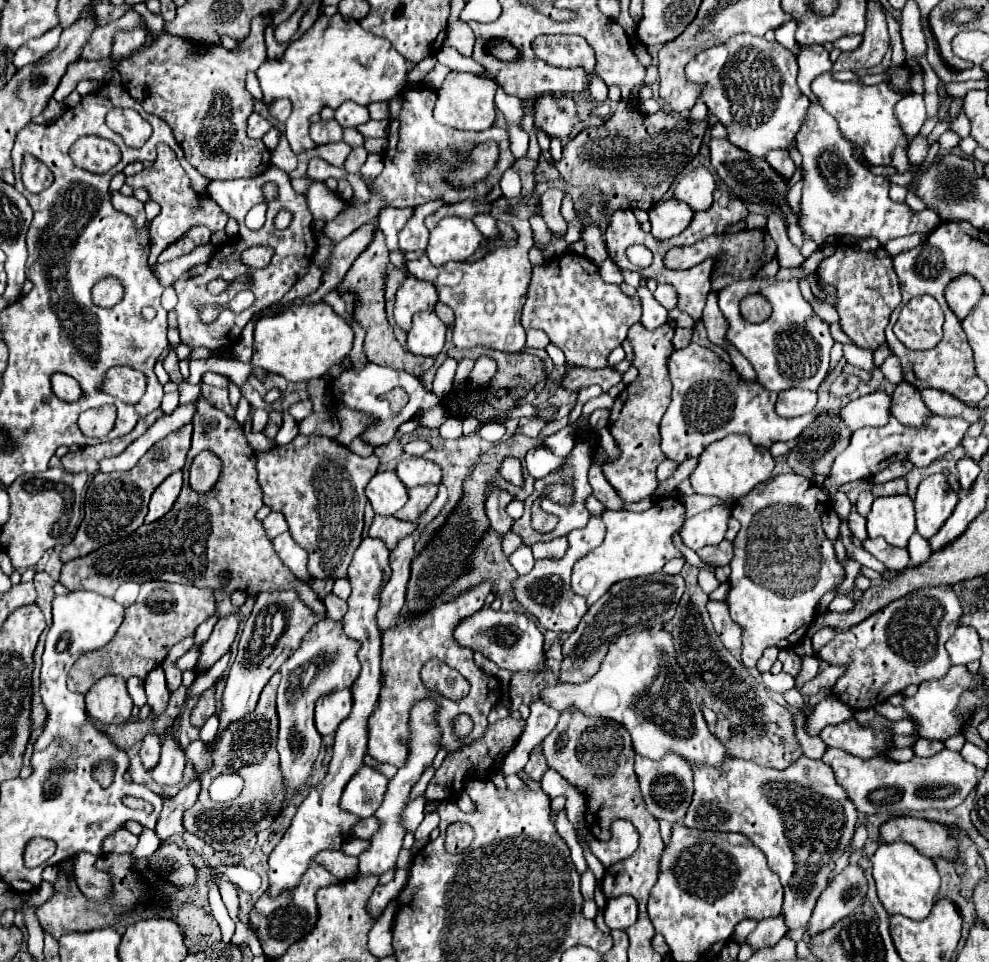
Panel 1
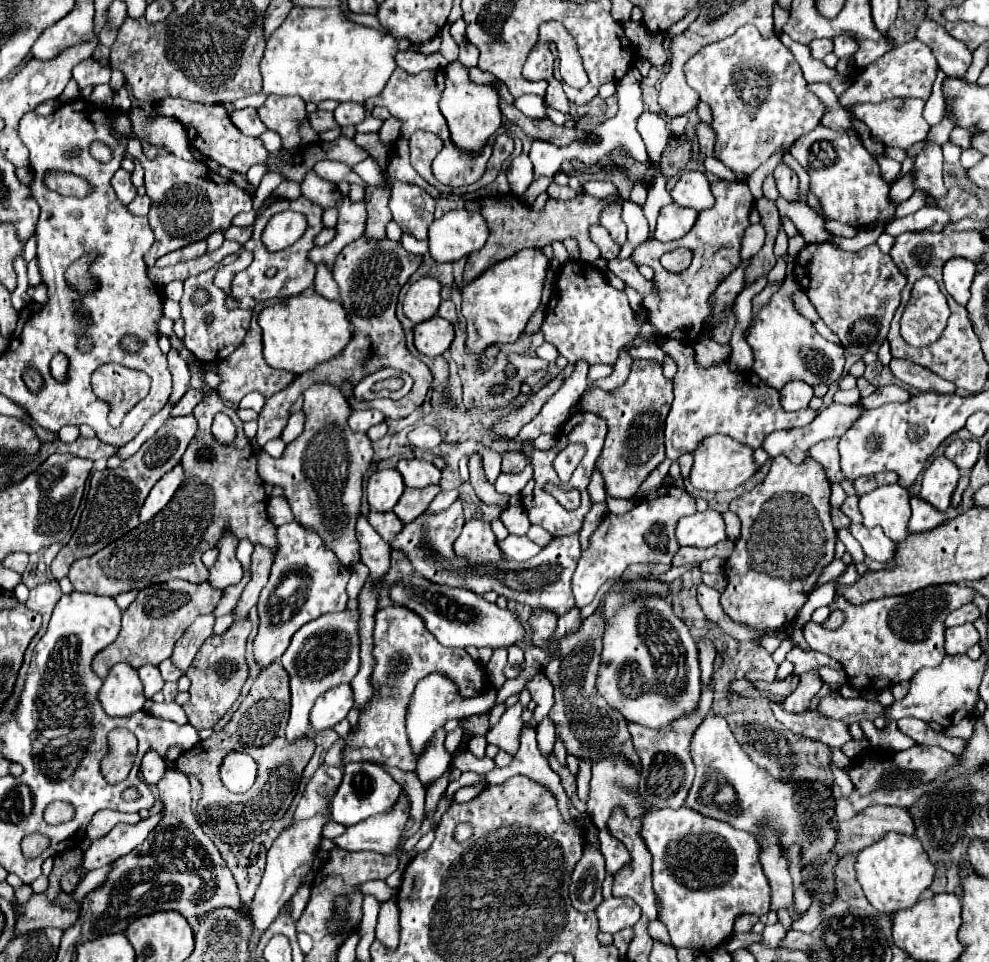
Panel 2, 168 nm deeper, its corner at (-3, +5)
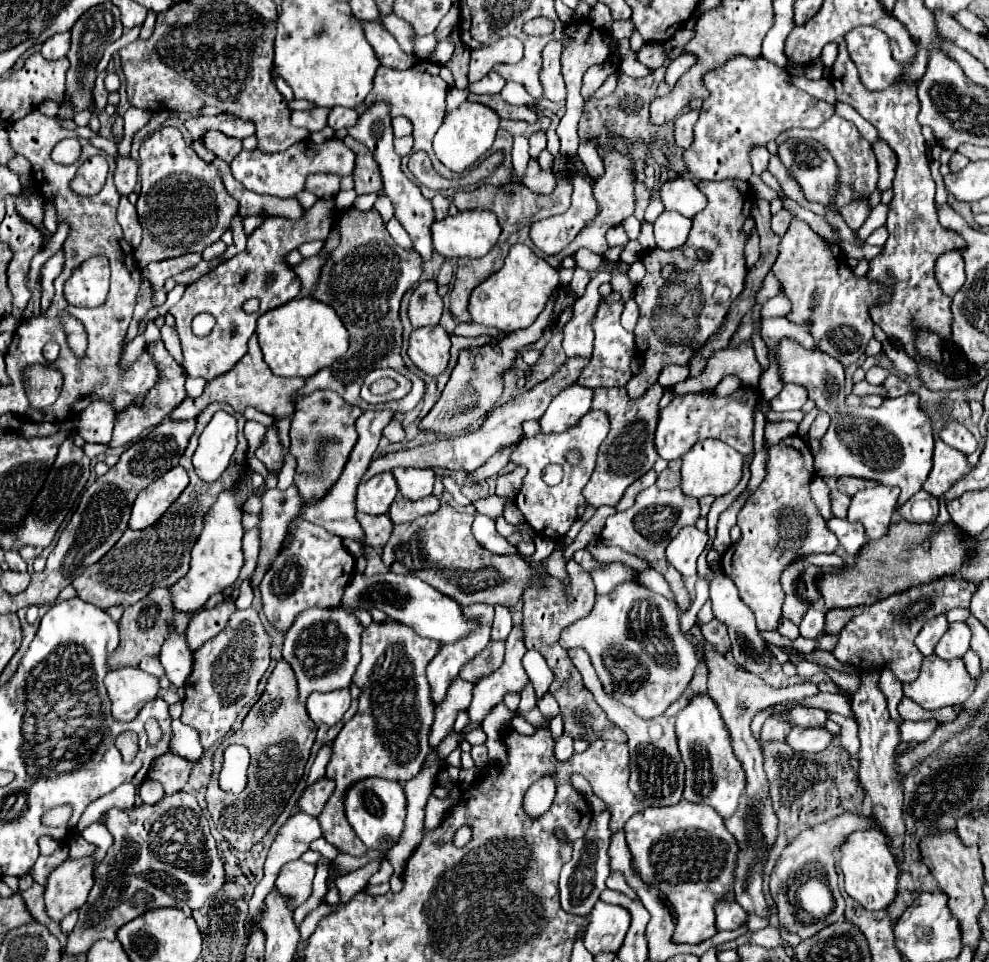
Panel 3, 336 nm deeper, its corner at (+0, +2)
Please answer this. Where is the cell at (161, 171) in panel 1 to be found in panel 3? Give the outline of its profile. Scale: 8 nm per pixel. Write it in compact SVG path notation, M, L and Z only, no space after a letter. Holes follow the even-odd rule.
M160 128L150 138L146 138L140 146L140 182L142 192L138 196L138 220L142 224L142 242L134 252L136 264L140 268L148 266L150 262L182 256L188 252L202 252L212 242L220 240L220 236L230 228L232 218L238 214L238 202L226 194L222 180L218 178L218 170L214 164L204 162L196 156L196 152L184 142L178 128Z

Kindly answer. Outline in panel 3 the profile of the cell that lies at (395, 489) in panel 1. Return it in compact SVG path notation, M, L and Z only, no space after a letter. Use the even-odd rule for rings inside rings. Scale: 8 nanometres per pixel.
M392 472L376 474L358 486L358 494L356 494L358 512L386 514L396 494L398 494L398 486L394 482Z

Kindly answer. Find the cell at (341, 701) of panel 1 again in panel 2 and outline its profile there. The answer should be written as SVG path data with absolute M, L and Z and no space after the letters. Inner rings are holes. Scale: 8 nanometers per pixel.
M337 685L337 687L325 691L325 695L321 695L321 699L317 699L317 703L313 705L313 711L309 713L309 725L315 731L329 729L335 723L339 723L341 719L345 719L351 707L353 707L351 687Z

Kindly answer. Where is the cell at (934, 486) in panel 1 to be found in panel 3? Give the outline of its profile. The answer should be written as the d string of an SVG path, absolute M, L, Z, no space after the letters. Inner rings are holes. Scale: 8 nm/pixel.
M936 440L934 448L934 466L924 482L924 490L932 494L934 498L940 498L954 482L958 482L962 476L970 472L970 466L966 464L966 456L950 446L946 446L942 440Z

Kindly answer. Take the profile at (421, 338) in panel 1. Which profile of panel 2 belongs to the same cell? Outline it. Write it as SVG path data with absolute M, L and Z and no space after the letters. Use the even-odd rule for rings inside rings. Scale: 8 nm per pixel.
M437 315L433 319L419 323L413 329L413 335L415 335L415 349L425 357L443 355L455 337L453 325Z

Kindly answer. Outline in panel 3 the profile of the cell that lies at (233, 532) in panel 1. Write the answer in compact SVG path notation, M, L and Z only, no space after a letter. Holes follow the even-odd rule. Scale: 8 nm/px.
M212 402L208 404L200 416L196 418L198 426L194 436L188 442L186 452L180 458L180 466L184 466L188 470L190 476L190 484L186 486L186 490L178 496L178 500L162 514L162 518L152 524L146 530L126 530L124 536L106 552L106 556L102 560L98 560L96 564L88 566L78 578L74 578L72 586L78 592L78 598L98 606L98 608L110 608L110 606L130 606L138 600L142 600L152 588L160 586L160 588L170 588L174 586L180 578L186 576L186 572L190 570L190 552L194 542L198 540L202 528L204 528L204 516L210 510L210 506L218 500L218 496L226 490L236 490L236 486L244 480L246 476L246 452L248 452L248 442L242 434L244 430L244 422L246 418L240 412L234 412L230 406L222 404L222 402ZM218 410L226 410L230 412L236 420L238 420L238 446L234 452L234 458L230 462L230 466L226 468L226 472L220 476L220 480L216 482L204 482L202 478L196 476L194 466L192 466L192 454L198 446L198 436L202 434L202 430L206 428L206 424L210 422L212 414Z

